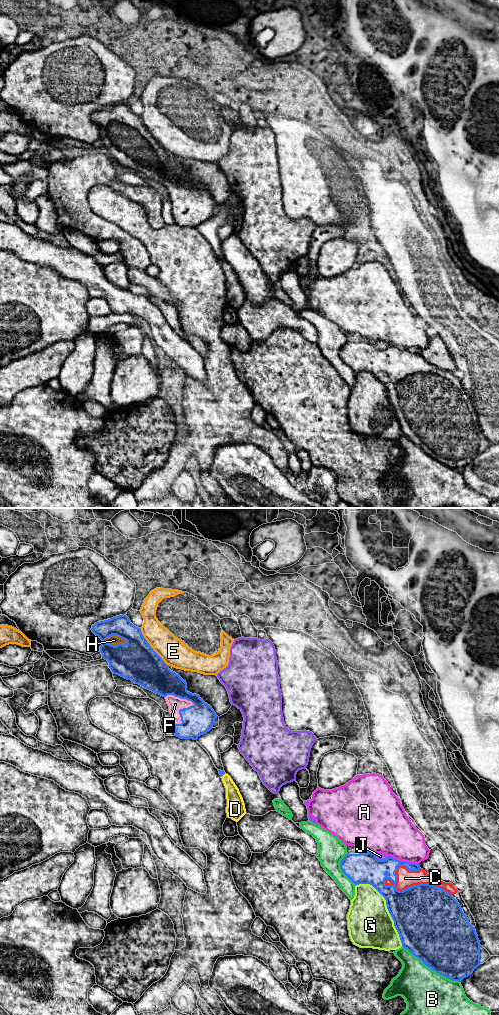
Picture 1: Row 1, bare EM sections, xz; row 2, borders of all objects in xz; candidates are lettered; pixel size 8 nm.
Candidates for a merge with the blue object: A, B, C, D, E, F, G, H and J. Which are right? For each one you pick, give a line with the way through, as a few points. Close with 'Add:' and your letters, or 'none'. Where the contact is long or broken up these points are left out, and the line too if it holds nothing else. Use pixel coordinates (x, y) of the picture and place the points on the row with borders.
D: across xz (221, 773), (223, 774), (231, 788), (235, 802)
H: across xz (137, 661), (117, 645), (114, 640)
Add: C, D, F, H

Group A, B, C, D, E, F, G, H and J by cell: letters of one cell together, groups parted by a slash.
A / B / C D F H / E / G / J

